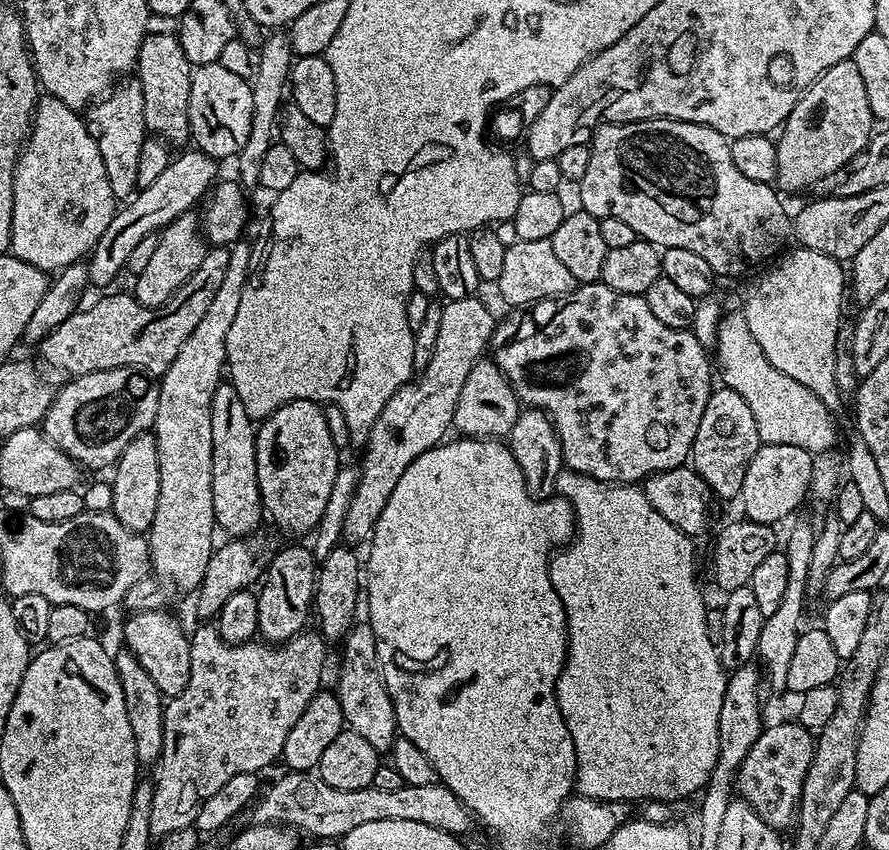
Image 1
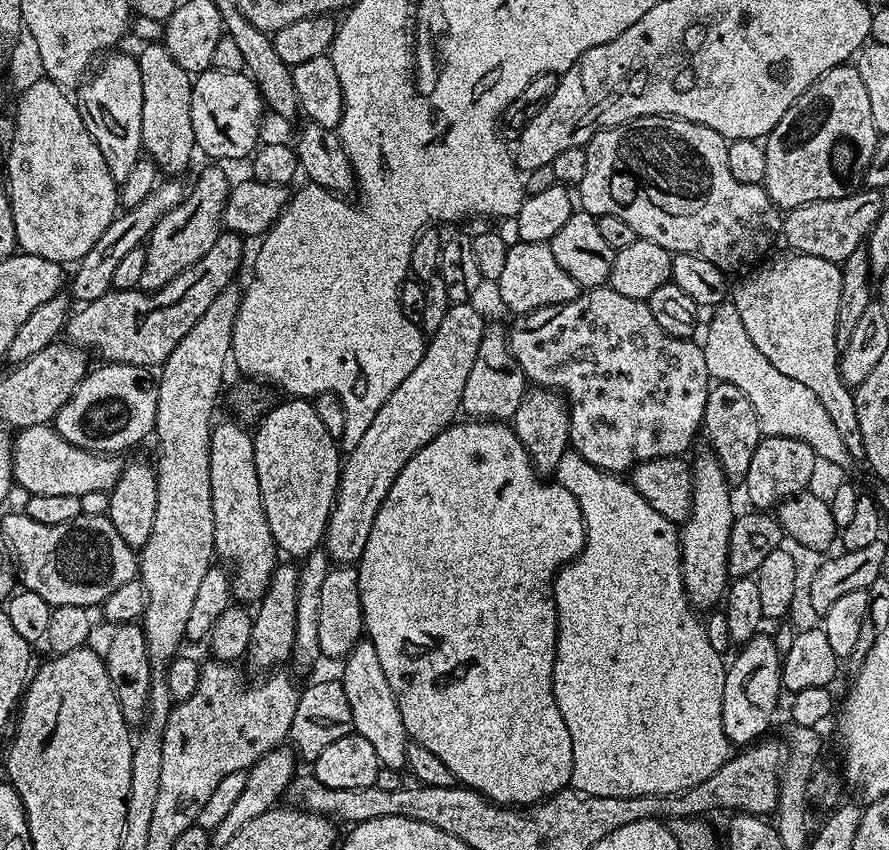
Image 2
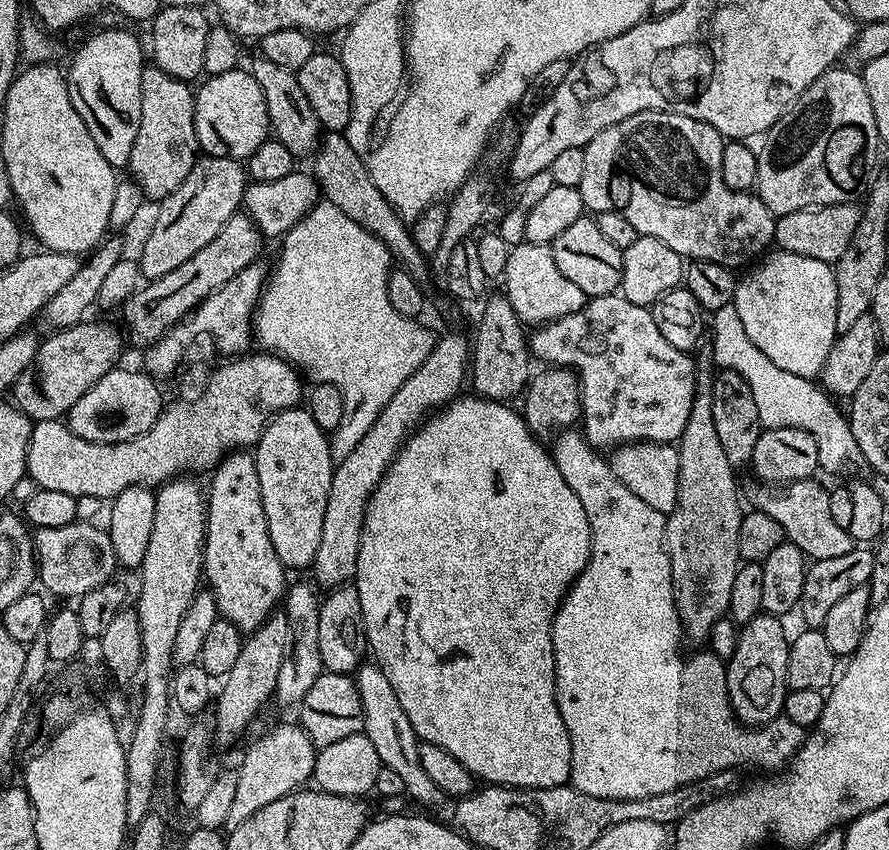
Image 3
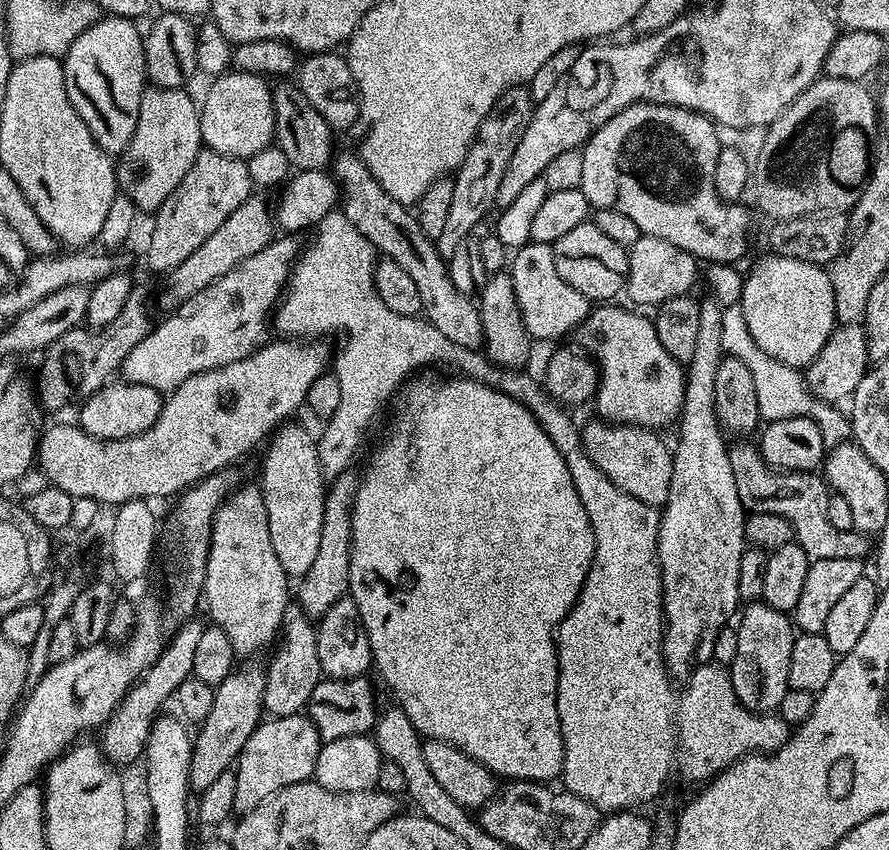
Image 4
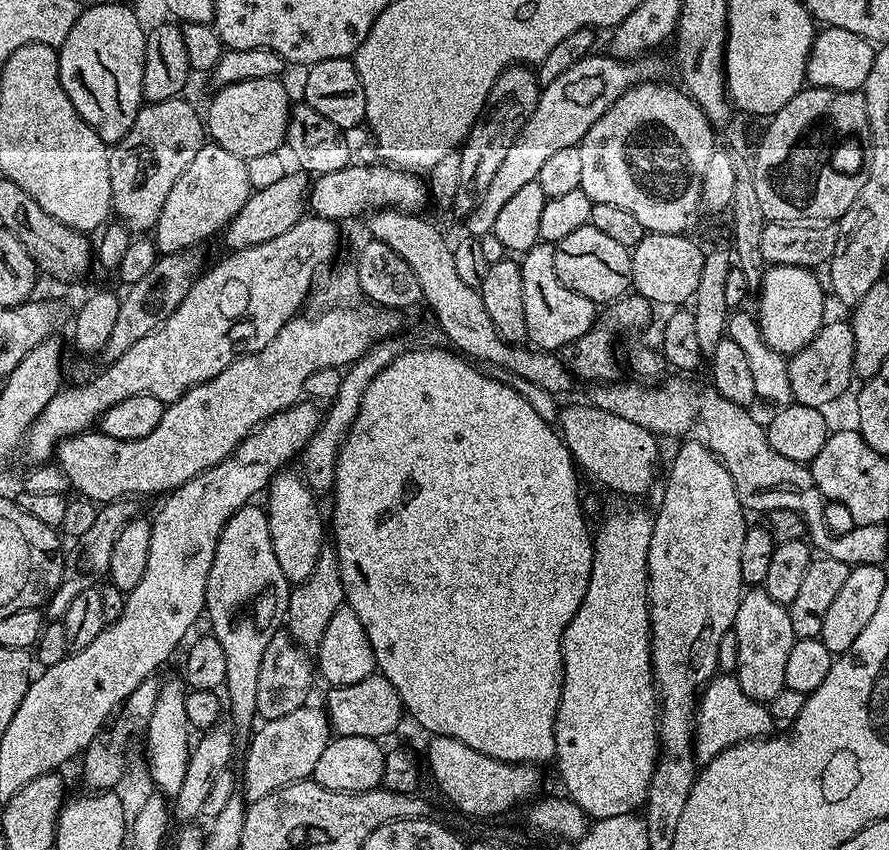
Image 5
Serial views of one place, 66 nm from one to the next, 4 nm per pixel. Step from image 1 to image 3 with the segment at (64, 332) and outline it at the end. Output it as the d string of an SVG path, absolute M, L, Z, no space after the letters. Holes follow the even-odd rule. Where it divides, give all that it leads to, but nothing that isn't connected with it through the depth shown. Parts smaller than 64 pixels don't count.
M237 214L198 250L187 262L182 262L177 270L170 270L162 278L145 283L139 291L128 299L122 306L124 320L128 326L126 334L129 341L141 348L147 348L158 341L173 327L180 323L192 311L201 304L204 299L214 290L226 286L234 274L246 270L246 266L259 261L260 251L266 244L265 237L260 235L253 222L247 214Z

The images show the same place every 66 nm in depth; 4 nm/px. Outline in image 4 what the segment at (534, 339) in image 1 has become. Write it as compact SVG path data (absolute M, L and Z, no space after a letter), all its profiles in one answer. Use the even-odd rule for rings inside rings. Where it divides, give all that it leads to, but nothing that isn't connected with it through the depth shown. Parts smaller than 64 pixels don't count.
M612 302L596 306L574 333L579 347L593 357L600 369L600 385L596 388L594 405L595 414L601 421L612 424L633 424L653 430L663 430L668 423L675 421L680 415L680 407L684 405L684 373L685 365L666 354L666 346L658 342L655 323L643 316L643 311L628 308L615 308Z

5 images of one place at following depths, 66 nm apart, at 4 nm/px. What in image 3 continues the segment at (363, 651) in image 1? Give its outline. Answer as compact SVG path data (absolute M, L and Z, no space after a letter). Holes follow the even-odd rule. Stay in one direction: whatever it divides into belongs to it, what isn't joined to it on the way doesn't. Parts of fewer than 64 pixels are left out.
M365 662L356 669L354 679L358 686L358 698L362 698L362 714L364 715L364 735L374 742L374 750L378 750L381 765L396 771L402 778L404 796L417 800L420 804L433 804L440 808L446 803L446 797L438 786L422 770L422 762L418 758L421 741L418 739L414 726L410 726L410 718L406 718L406 710L398 703L398 694L394 694L394 686L382 674L379 664Z

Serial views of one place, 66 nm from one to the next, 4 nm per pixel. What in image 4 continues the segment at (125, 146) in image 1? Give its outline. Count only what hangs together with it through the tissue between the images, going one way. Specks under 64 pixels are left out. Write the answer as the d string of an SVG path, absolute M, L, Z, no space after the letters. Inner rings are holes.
M104 14L100 20L82 30L74 42L64 53L64 77L66 78L66 94L78 110L82 122L90 130L94 142L102 151L109 154L119 154L134 138L134 130L138 126L138 106L142 102L142 94L146 87L146 73L144 71L144 36L136 29L137 25L121 16Z

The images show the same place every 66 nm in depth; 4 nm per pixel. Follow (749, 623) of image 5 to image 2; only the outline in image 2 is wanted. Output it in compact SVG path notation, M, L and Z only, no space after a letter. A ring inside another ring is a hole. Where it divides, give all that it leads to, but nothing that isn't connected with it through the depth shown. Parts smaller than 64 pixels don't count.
M759 632L756 636L747 641L737 651L736 658L731 660L725 669L723 682L723 704L722 720L723 730L731 743L738 748L744 748L759 741L767 732L765 732L774 716L778 696L782 694L783 684L781 682L781 666L783 664L782 652L777 641Z

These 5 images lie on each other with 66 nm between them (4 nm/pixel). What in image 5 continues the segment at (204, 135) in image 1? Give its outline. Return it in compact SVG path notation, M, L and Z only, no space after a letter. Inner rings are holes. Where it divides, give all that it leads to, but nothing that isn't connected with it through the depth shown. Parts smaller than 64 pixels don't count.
M254 78L223 85L219 89L220 93L208 104L208 116L206 112L206 132L211 143L222 146L222 150L230 150L230 154L238 154L244 160L258 158L258 154L280 152L285 143L284 134L290 111L288 92L279 84L280 82L276 78Z

